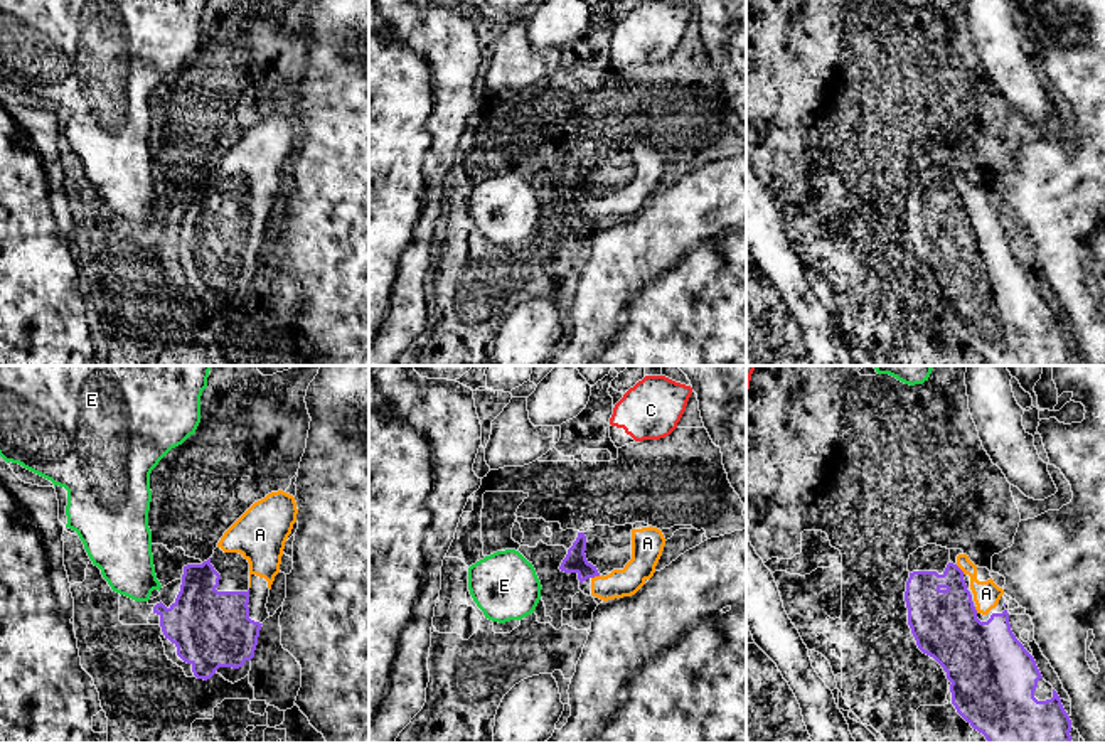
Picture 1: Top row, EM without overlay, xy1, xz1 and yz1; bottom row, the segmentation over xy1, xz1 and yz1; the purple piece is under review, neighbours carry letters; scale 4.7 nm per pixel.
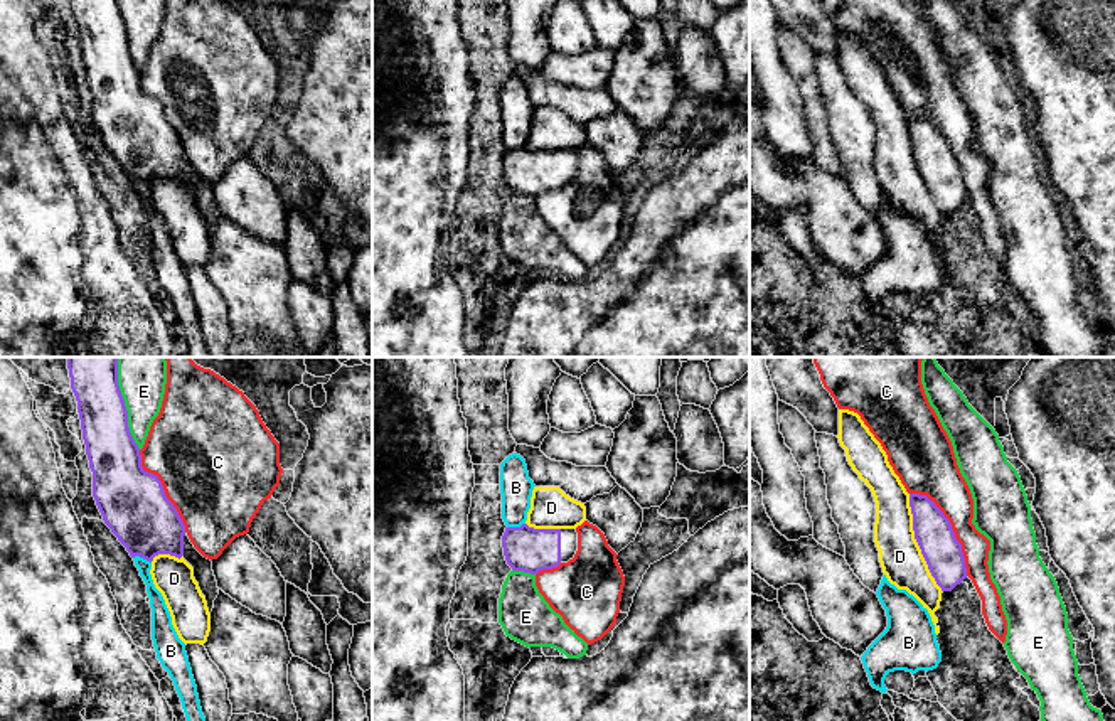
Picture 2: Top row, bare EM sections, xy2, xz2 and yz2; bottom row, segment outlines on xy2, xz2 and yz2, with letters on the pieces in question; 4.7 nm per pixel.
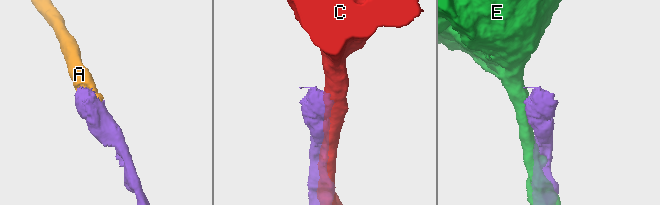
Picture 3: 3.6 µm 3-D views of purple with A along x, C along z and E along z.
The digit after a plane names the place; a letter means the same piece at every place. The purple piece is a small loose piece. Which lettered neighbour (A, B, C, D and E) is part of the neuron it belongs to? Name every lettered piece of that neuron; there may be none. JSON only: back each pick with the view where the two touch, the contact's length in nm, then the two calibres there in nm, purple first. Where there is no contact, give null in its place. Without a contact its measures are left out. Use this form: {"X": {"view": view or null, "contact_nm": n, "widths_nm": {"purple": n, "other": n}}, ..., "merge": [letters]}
{"A": {"view": "yz1", "contact_nm": 60, "widths_nm": {"purple": 280, "other": 130}}, "merge": ["A"]}

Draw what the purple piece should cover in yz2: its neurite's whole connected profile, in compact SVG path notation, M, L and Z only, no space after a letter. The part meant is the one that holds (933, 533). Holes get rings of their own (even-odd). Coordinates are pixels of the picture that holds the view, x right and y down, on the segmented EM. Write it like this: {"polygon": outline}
{"polygon": "M910 494L915 539L942 591L952 591L967 578L962 544L950 521L926 495Z"}

